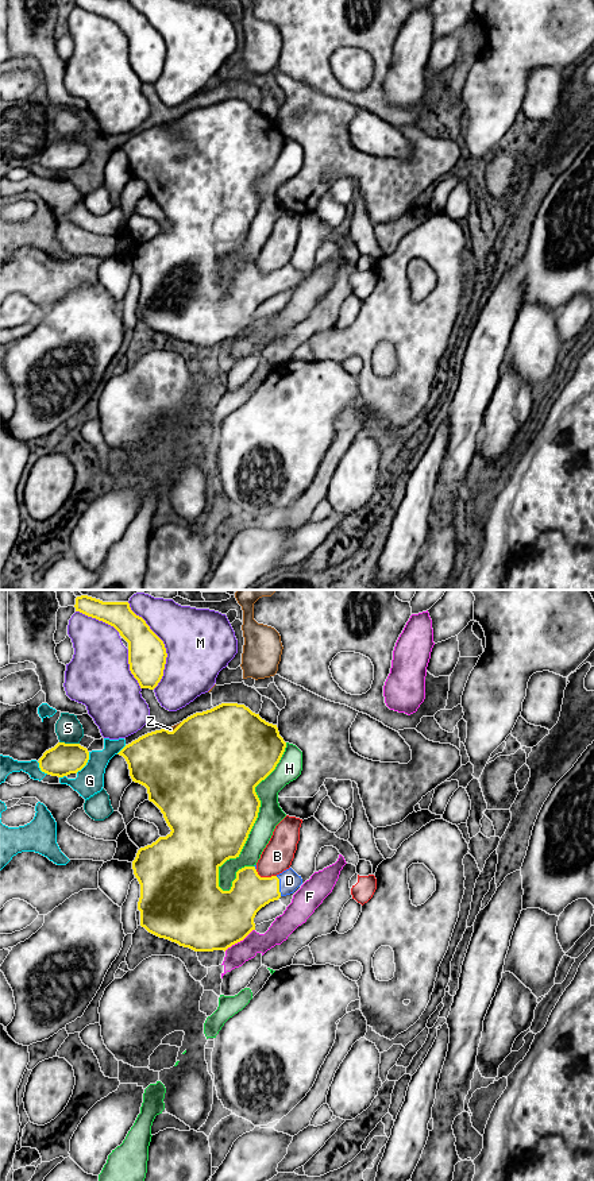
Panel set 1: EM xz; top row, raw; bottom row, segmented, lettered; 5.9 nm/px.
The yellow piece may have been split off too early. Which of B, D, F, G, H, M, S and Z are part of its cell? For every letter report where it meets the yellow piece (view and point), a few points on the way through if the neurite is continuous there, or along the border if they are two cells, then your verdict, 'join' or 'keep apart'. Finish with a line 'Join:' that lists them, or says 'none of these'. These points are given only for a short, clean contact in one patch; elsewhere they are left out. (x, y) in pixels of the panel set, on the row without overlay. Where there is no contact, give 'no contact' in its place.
B: meets yellow in xz at (265, 273); keep apart
D: meets yellow in xz at (278, 281); join
F: meets yellow in xz at (239, 336); border along xz (254, 324), (224, 346); keep apart
G: meets yellow in xz at (87, 157); keep apart
H: meets yellow in xz at (255, 215); keep apart
M: meets yellow in xz at (164, 42); keep apart
S: meets yellow in xz at (69, 139); keep apart
Z: meets yellow in xz at (174, 124); keep apart
Join: D

